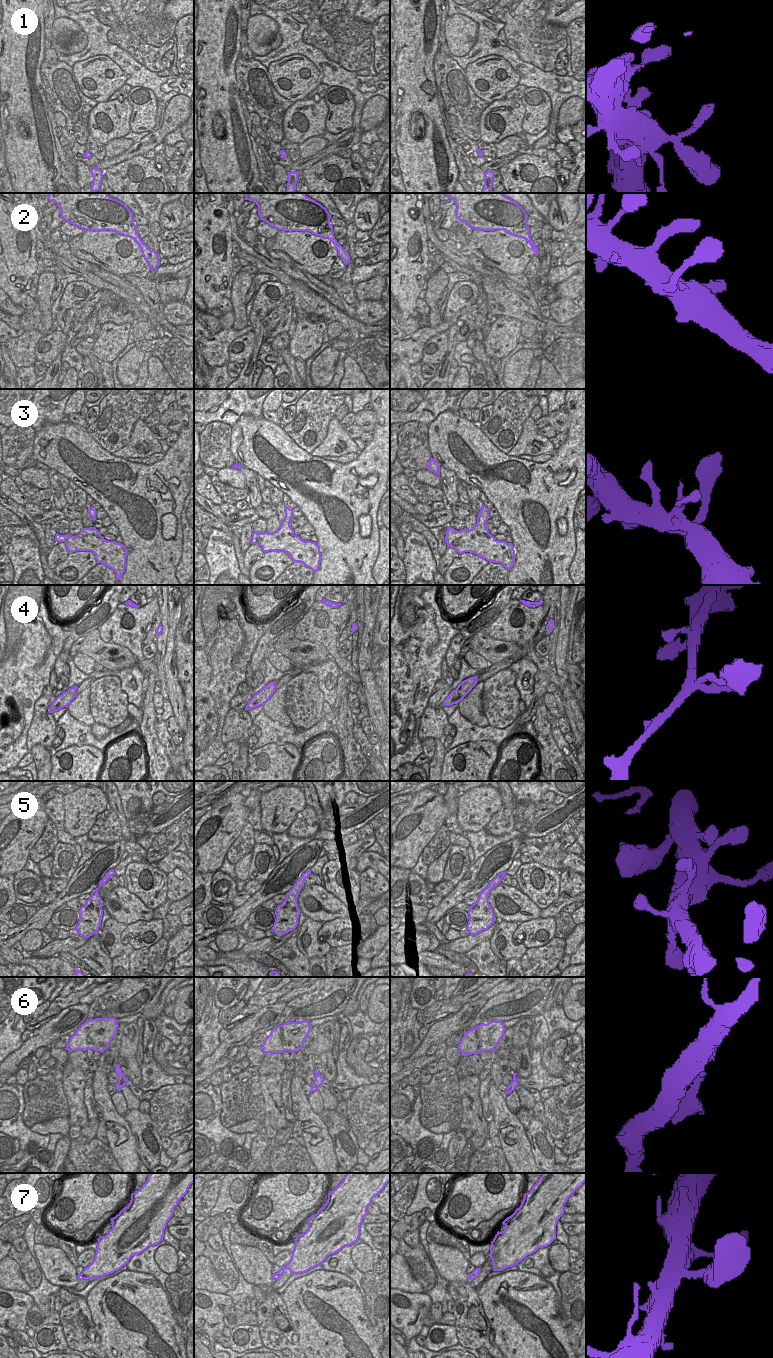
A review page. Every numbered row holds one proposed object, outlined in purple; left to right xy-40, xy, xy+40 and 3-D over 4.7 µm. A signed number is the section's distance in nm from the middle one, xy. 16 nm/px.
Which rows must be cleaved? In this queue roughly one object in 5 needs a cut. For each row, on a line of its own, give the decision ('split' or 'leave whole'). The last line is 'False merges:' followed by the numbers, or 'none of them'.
1: leave whole
2: leave whole
3: leave whole
4: leave whole
5: leave whole
6: leave whole
7: leave whole
False merges: none of them

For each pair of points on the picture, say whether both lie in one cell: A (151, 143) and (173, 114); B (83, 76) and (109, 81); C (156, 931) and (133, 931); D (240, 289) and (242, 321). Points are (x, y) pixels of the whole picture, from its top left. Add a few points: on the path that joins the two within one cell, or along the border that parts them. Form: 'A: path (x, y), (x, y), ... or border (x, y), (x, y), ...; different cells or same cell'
A: path (156, 137), (171, 122); same cell
B: path (89, 76), (103, 77); same cell
C: path (150, 929), (139, 931); same cell
D: path (239, 297), (239, 313); same cell

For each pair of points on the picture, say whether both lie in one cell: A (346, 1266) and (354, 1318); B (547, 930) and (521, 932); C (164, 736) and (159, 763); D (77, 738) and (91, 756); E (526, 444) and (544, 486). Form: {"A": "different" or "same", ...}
{"A": "different", "B": "same", "C": "different", "D": "different", "E": "different"}

